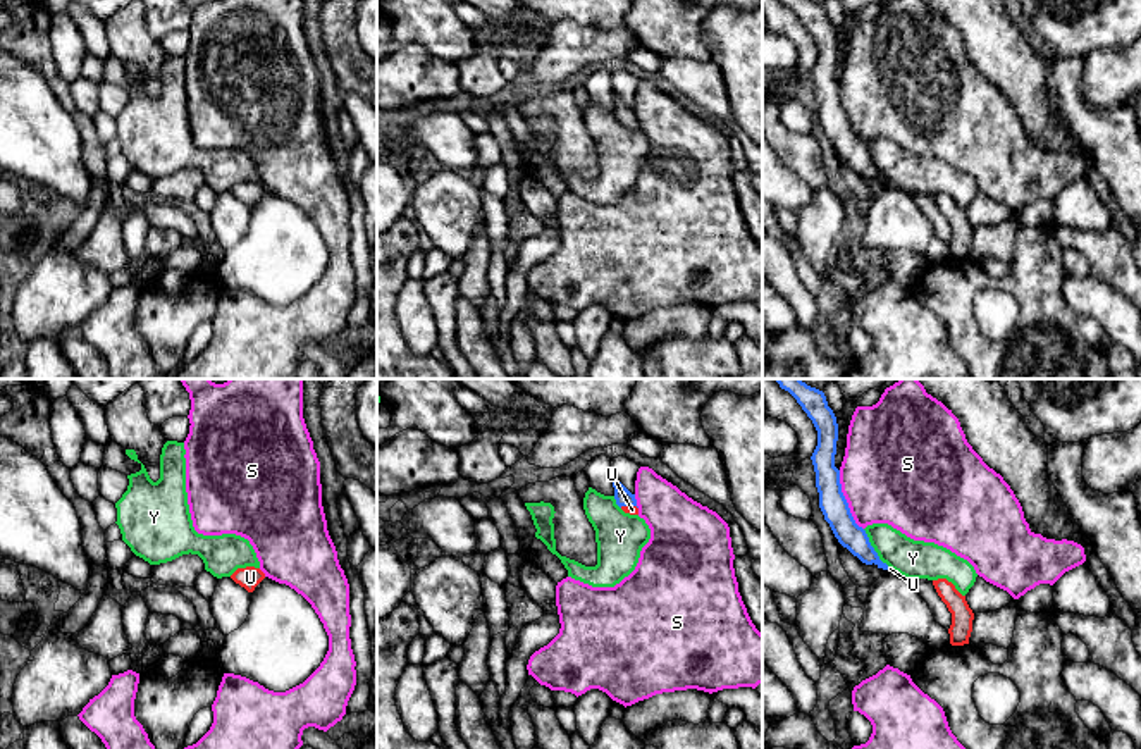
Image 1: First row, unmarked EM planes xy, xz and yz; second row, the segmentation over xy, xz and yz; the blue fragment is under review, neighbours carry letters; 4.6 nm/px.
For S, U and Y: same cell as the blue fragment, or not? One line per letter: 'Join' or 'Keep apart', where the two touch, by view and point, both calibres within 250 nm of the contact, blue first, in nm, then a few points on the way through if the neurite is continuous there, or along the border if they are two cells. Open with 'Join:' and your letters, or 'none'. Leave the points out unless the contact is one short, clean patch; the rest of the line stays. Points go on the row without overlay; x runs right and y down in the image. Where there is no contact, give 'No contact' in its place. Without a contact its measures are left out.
Join: U
S: Keep apart. Touches blue at yz (845, 114). Thickness 130 nm (blue) against 460 nm. Boundary: yz (838, 85), (849, 126), (863, 143)
U: Join. Touches blue at xz (629, 119). Thickness 80 nm (blue) against 50 nm. Path across: xz (622, 109), (629, 119), (632, 124)
Y: Keep apart. Touches blue at yz (873, 164). Thickness 120 nm (blue) against 180 nm

